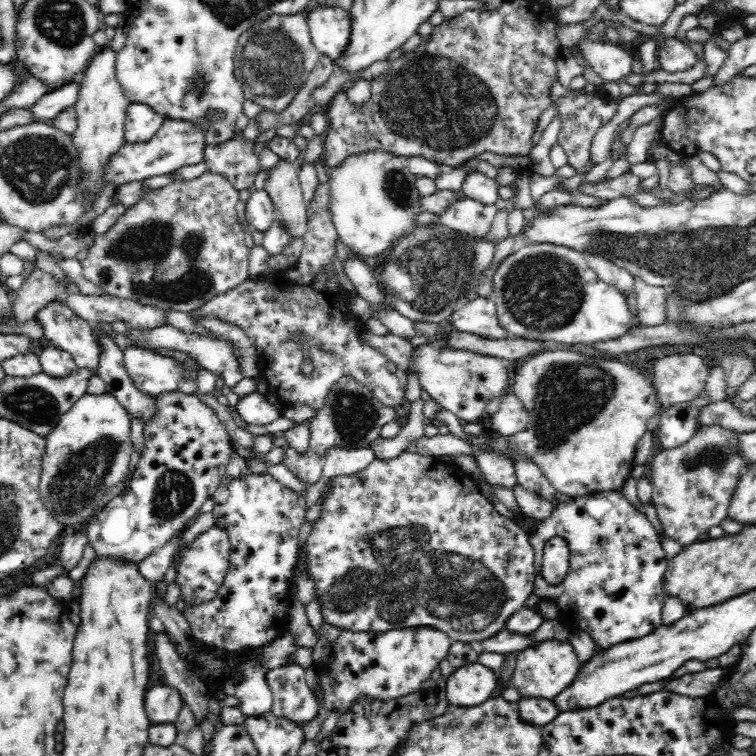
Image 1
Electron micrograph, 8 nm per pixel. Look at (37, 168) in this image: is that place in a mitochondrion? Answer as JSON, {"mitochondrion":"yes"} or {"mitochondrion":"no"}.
{"mitochondrion":"yes"}

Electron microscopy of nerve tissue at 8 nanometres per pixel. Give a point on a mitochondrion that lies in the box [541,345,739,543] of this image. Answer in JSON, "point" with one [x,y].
{"point":[712,458]}

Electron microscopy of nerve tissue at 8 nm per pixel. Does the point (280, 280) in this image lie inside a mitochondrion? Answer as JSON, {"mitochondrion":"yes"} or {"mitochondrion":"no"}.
{"mitochondrion":"no"}

